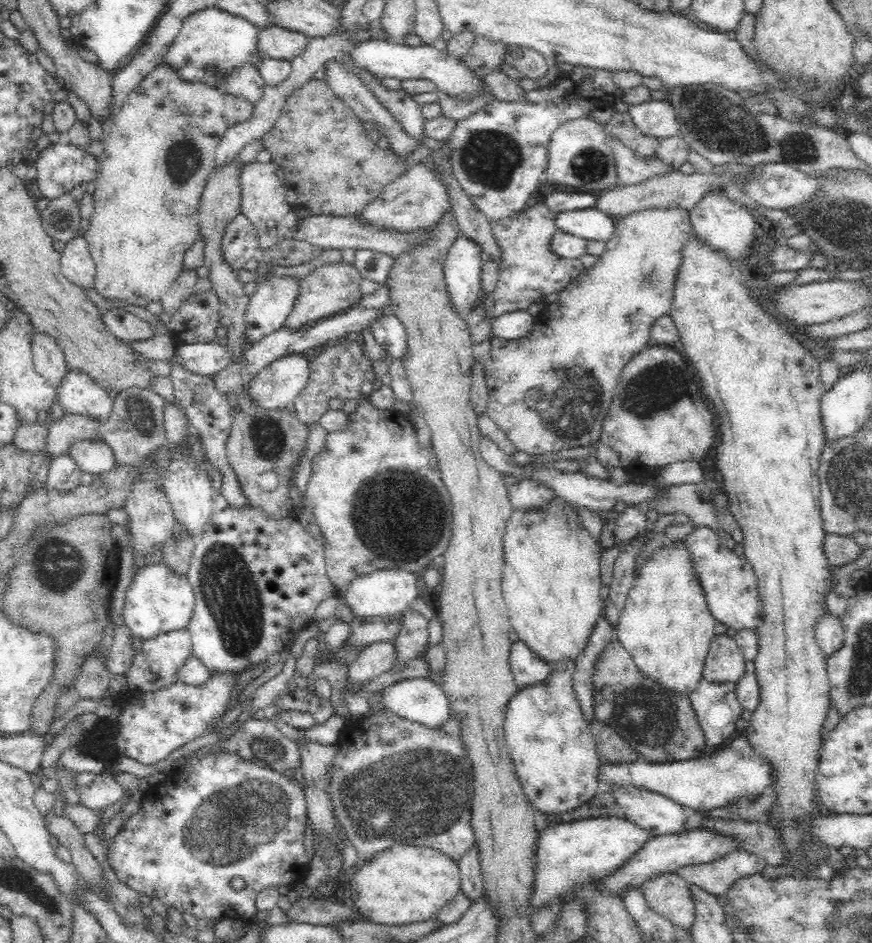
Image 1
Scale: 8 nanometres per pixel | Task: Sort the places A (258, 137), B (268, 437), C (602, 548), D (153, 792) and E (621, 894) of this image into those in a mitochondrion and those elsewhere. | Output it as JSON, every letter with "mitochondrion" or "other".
{"A":"other","B":"mitochondrion","C":"other","D":"other","E":"other"}

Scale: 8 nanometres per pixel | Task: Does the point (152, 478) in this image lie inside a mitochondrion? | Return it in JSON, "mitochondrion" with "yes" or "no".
{"mitochondrion":"no"}

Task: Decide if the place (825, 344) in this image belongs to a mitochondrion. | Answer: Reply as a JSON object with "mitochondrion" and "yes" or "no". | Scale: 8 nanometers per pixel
{"mitochondrion":"no"}

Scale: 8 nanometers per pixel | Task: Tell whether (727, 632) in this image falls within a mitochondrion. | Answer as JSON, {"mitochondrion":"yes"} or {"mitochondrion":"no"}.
{"mitochondrion":"no"}

